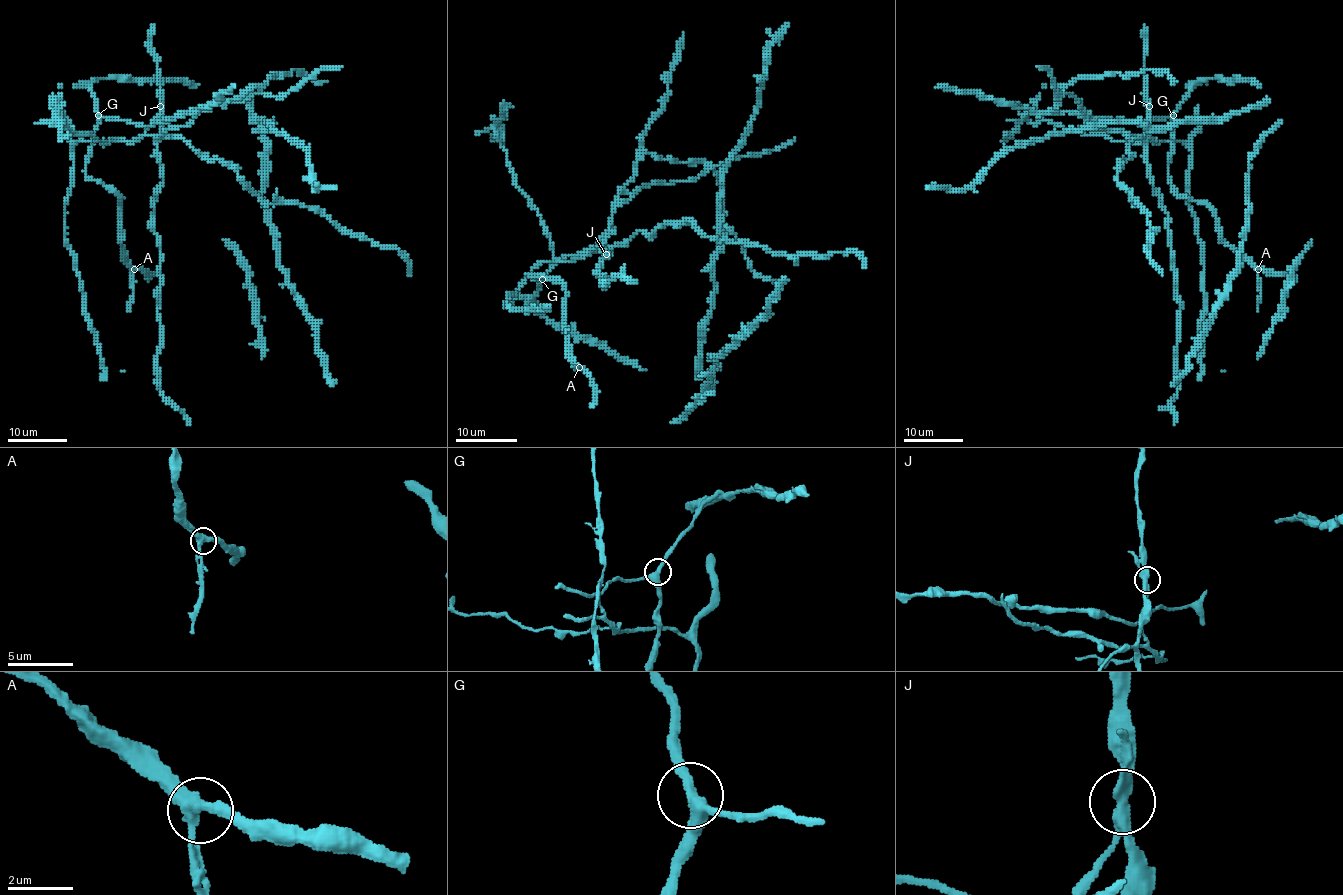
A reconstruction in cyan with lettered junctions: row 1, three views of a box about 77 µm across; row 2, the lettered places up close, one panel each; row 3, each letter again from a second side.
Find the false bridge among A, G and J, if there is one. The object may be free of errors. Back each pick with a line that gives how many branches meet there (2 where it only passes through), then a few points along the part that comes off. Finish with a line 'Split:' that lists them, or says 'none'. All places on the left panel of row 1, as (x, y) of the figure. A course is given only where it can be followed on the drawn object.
J: Branches: 3. Course of the part to remove: (161, 106), (153, 124), (132, 140), (80, 140), (73, 149), (65, 240), (106, 381)
Split: J

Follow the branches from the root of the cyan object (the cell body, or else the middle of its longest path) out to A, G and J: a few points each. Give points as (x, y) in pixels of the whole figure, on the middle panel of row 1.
A: (719, 165), (644, 185), (594, 251), (529, 275), (563, 285), (566, 355), (579, 367)
G: (719, 165), (690, 180), (644, 185), (614, 210), (610, 233), (594, 251), (563, 256), (542, 279)
J: (719, 165), (690, 180), (650, 183), (639, 188), (614, 210), (608, 236), (589, 251), (607, 254)

